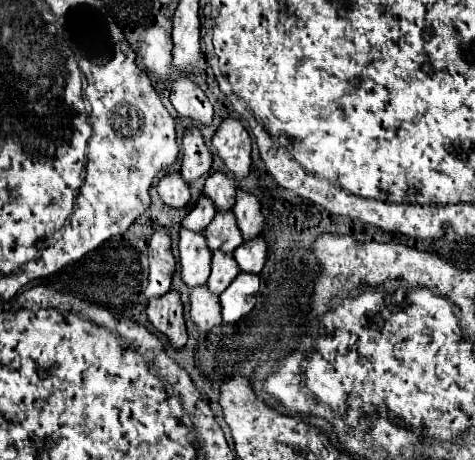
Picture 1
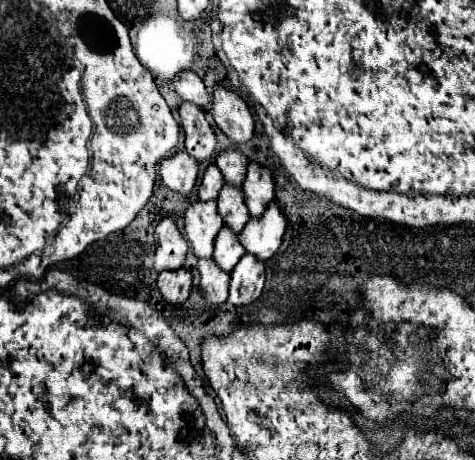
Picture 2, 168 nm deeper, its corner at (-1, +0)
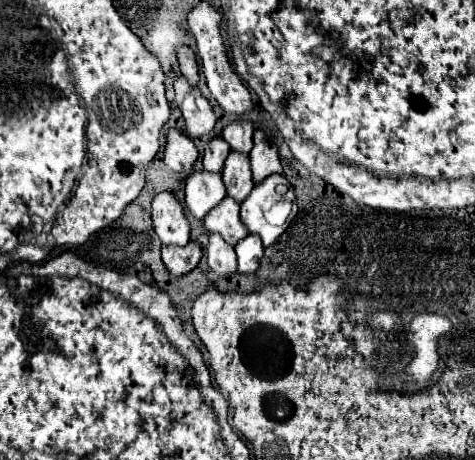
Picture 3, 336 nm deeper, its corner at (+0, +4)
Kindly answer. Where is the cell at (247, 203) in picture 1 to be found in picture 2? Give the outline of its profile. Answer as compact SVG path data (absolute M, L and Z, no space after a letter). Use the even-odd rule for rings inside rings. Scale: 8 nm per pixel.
M250 162L242 192L250 216L260 218L274 198L274 180L270 170L260 166L258 162Z

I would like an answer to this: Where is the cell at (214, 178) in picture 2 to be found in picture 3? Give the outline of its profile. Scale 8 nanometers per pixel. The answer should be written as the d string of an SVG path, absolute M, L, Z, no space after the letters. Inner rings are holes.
M221 134L207 140L205 152L203 152L203 168L211 170L211 172L221 172L229 150L231 150L231 146L225 142L225 138Z

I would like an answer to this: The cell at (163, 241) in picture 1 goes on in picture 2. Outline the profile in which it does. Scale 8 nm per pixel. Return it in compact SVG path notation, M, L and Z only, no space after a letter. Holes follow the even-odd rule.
M172 218L160 220L160 224L156 226L156 238L158 238L158 248L154 254L156 274L182 268L188 252L188 242L184 242Z

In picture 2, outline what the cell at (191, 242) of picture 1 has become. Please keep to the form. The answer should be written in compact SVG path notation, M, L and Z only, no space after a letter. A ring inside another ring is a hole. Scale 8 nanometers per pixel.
M194 202L186 210L184 232L196 258L212 258L220 226L222 222L220 214L216 214L216 202Z

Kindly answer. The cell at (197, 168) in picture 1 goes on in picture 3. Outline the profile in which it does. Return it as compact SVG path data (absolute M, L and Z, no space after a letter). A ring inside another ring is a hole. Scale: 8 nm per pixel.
M179 76L175 80L175 104L179 106L185 118L185 130L193 140L211 134L215 126L213 106L199 88L189 86L185 76Z

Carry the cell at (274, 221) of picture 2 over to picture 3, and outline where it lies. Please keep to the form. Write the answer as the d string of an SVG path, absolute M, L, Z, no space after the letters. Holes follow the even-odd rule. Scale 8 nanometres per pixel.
M271 174L267 178L263 178L263 182L255 184L251 194L241 202L243 222L249 228L249 232L257 232L261 236L263 246L271 246L295 218L297 208L293 206L293 212L289 214L289 218L285 220L283 226L275 226L269 220L265 220L265 214L281 200L291 200L291 202L295 200L293 186L289 184L289 180L283 174Z

